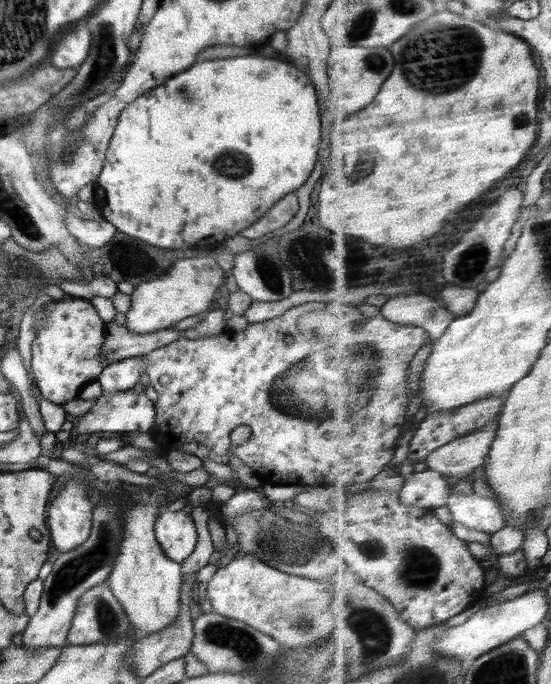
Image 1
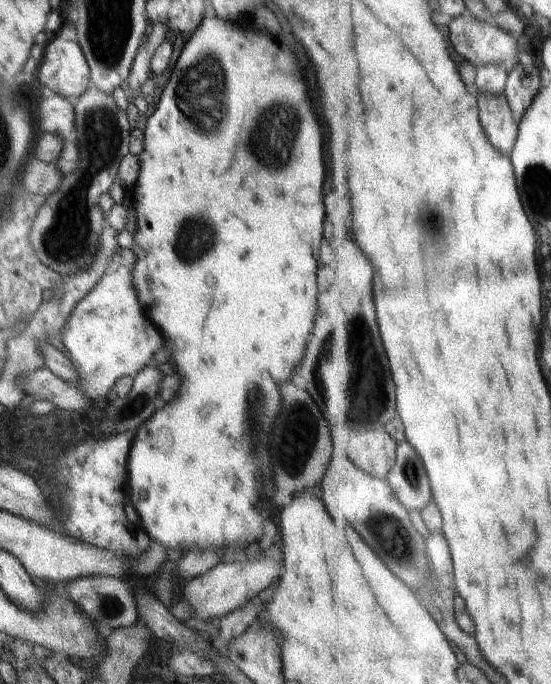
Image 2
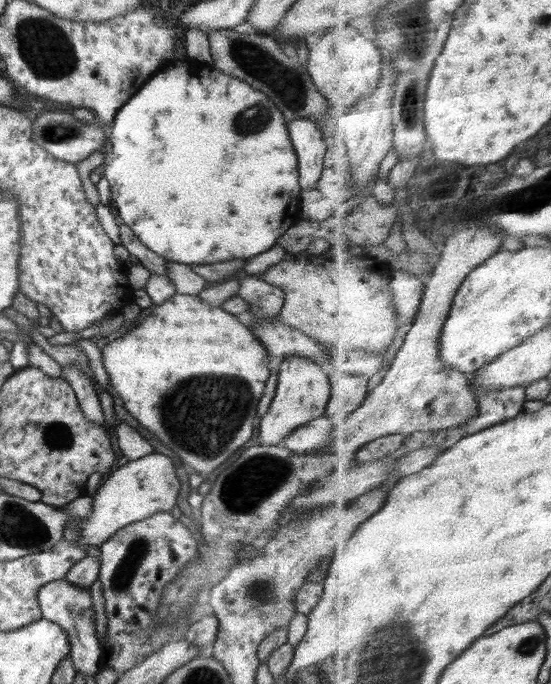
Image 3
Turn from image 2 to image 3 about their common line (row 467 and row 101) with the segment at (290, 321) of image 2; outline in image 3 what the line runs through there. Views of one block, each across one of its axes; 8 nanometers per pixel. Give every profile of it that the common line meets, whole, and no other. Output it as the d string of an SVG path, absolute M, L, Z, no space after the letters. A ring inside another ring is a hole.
M187 58L187 60L181 59L174 64L168 64L164 69L158 71L152 75L145 83L140 87L140 90L133 94L119 109L116 113L116 116L113 120L112 132L110 132L110 137L108 138L108 144L110 144L110 149L107 150L105 154L104 164L104 173L102 176L109 182L109 188L111 192L111 206L116 208L119 212L119 216L124 220L124 224L134 232L138 237L138 240L161 256L166 261L179 262L185 265L188 264L212 264L213 262L227 261L230 259L243 259L247 260L251 257L255 257L257 254L263 253L265 250L268 250L270 247L276 244L276 239L284 235L286 230L290 226L294 225L300 218L299 212L299 201L300 201L300 192L301 188L298 186L298 158L296 152L294 152L293 144L291 143L290 136L287 130L287 123L284 120L283 114L278 110L278 107L271 101L266 94L252 88L247 82L240 80L239 78L233 77L228 73L214 69L212 66L207 65L206 63L199 64L192 59Z

